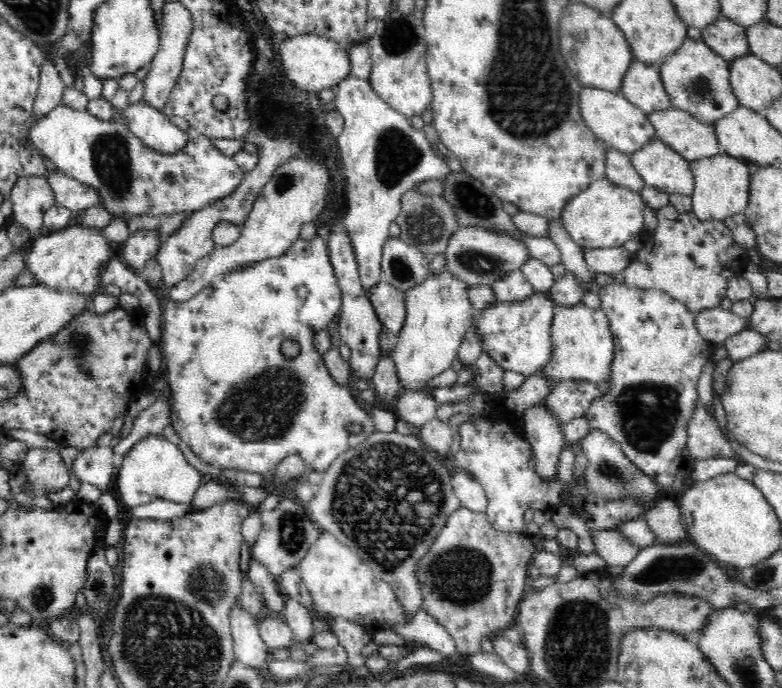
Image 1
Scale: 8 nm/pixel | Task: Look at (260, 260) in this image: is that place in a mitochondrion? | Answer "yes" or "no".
no

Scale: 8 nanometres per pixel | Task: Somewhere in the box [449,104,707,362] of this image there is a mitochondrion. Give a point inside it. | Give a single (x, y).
(477, 262)

